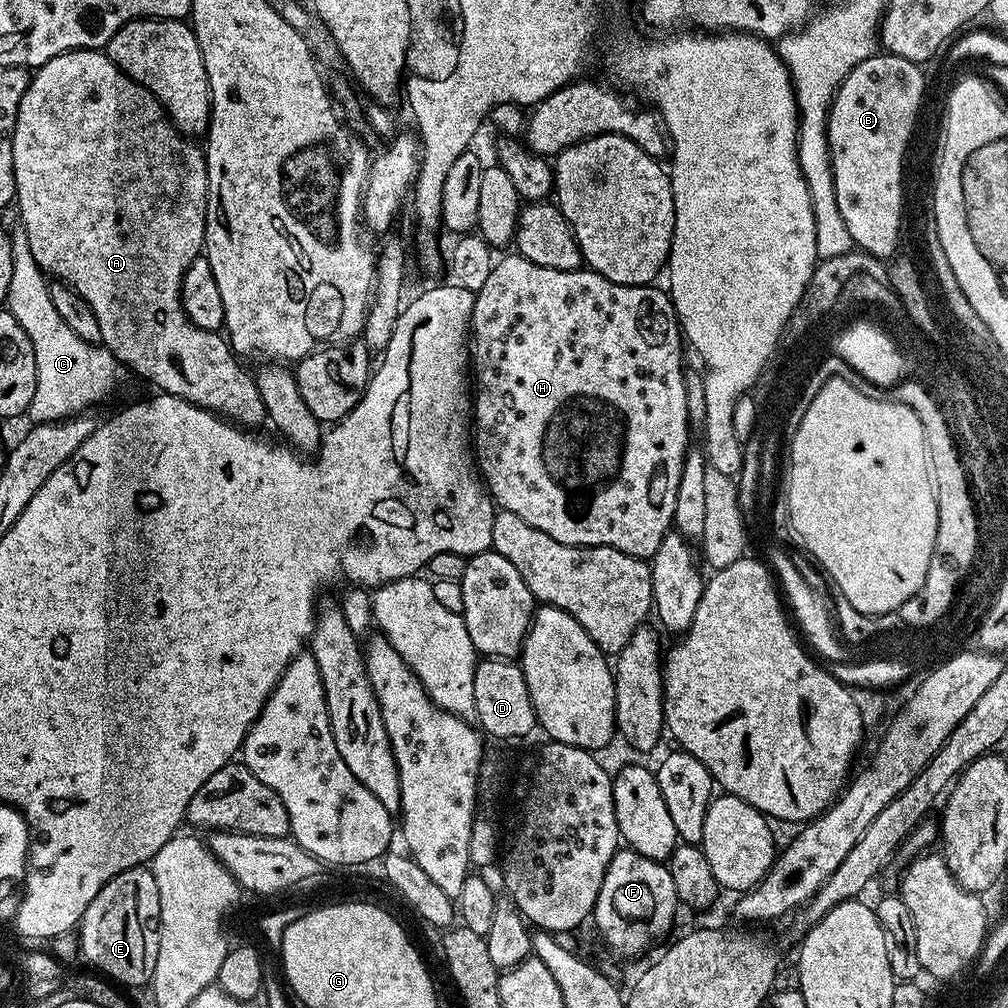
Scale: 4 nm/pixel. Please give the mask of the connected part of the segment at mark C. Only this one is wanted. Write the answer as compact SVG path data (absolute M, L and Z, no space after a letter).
M16 222L8 233L11 238L11 276L4 304L6 310L22 326L22 330L26 331L26 336L34 347L38 371L34 399L28 407L27 417L37 425L81 415L115 390L122 365L104 345L86 343L70 330L50 299L47 275L34 260L25 228Z

